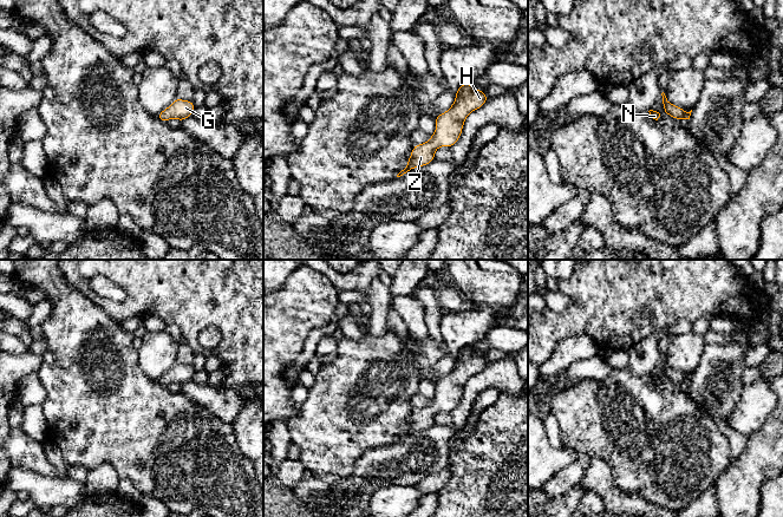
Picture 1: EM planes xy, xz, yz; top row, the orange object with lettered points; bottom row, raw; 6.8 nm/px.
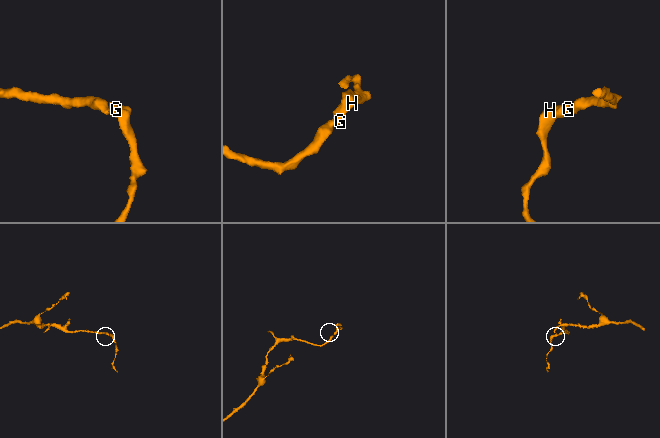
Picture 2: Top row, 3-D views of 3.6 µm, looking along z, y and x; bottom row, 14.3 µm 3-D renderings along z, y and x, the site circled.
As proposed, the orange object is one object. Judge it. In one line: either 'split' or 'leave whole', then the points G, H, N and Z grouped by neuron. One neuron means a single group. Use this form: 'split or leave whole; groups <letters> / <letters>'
leave whole; groups G H N Z

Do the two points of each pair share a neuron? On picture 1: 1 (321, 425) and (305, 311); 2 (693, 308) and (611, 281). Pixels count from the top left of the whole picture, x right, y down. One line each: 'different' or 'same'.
1: different
2: same

